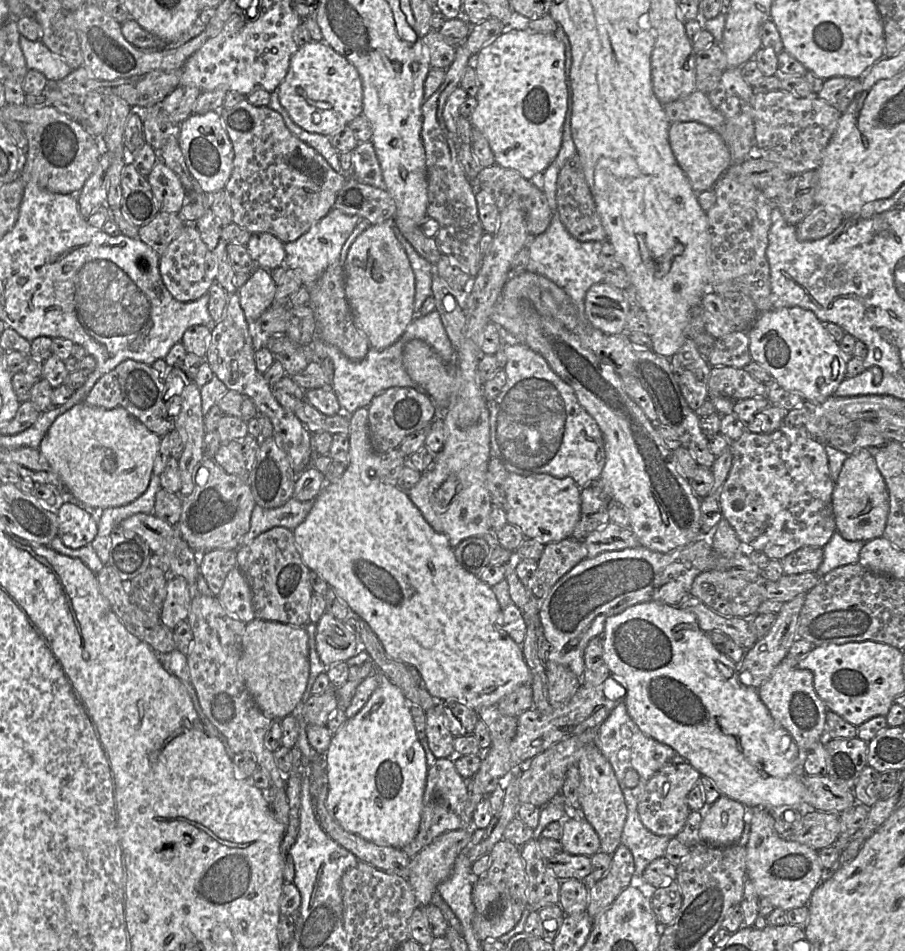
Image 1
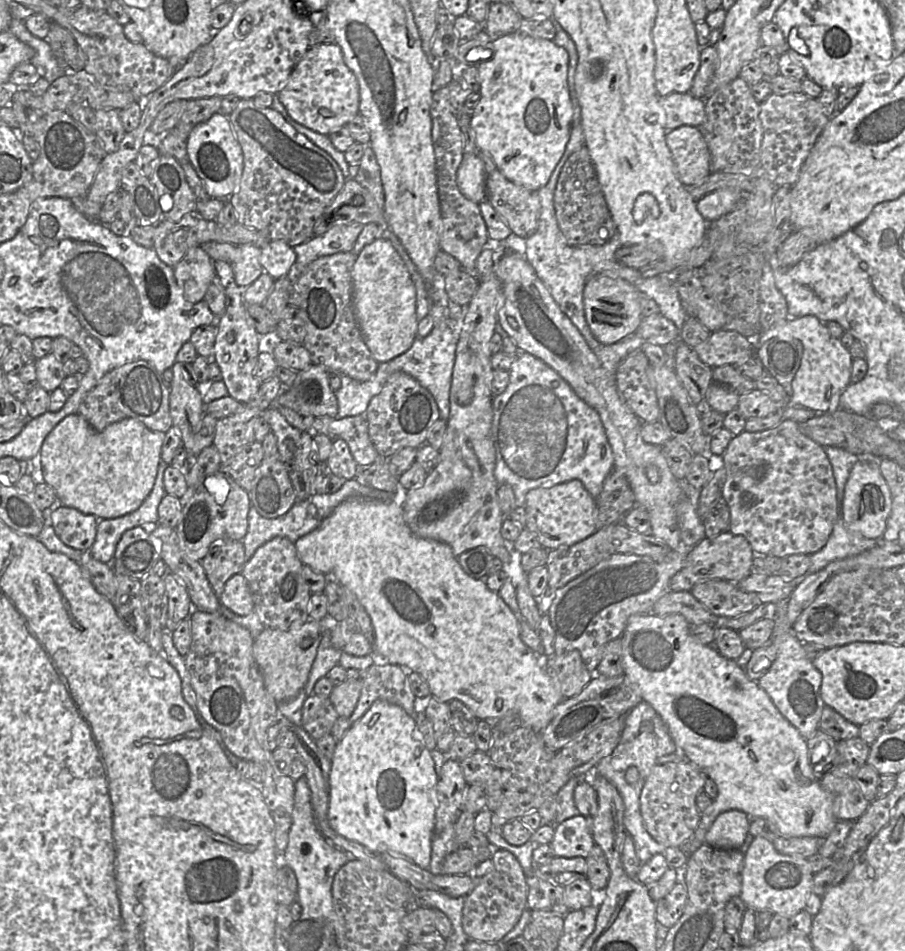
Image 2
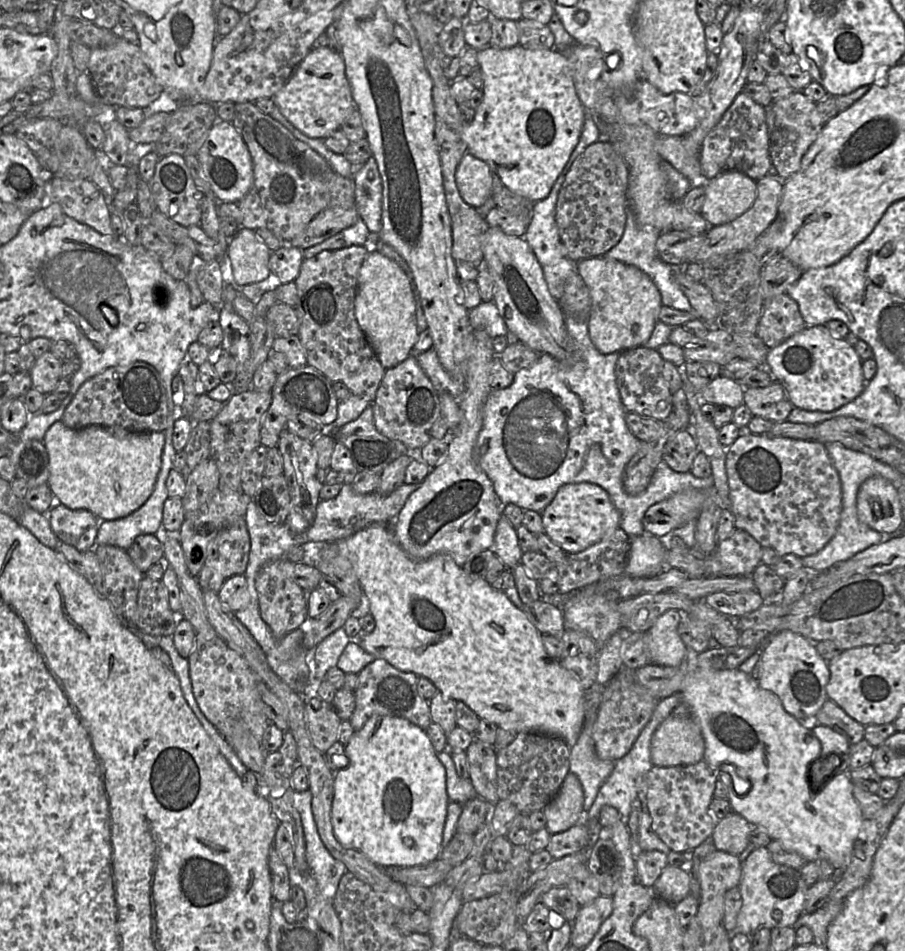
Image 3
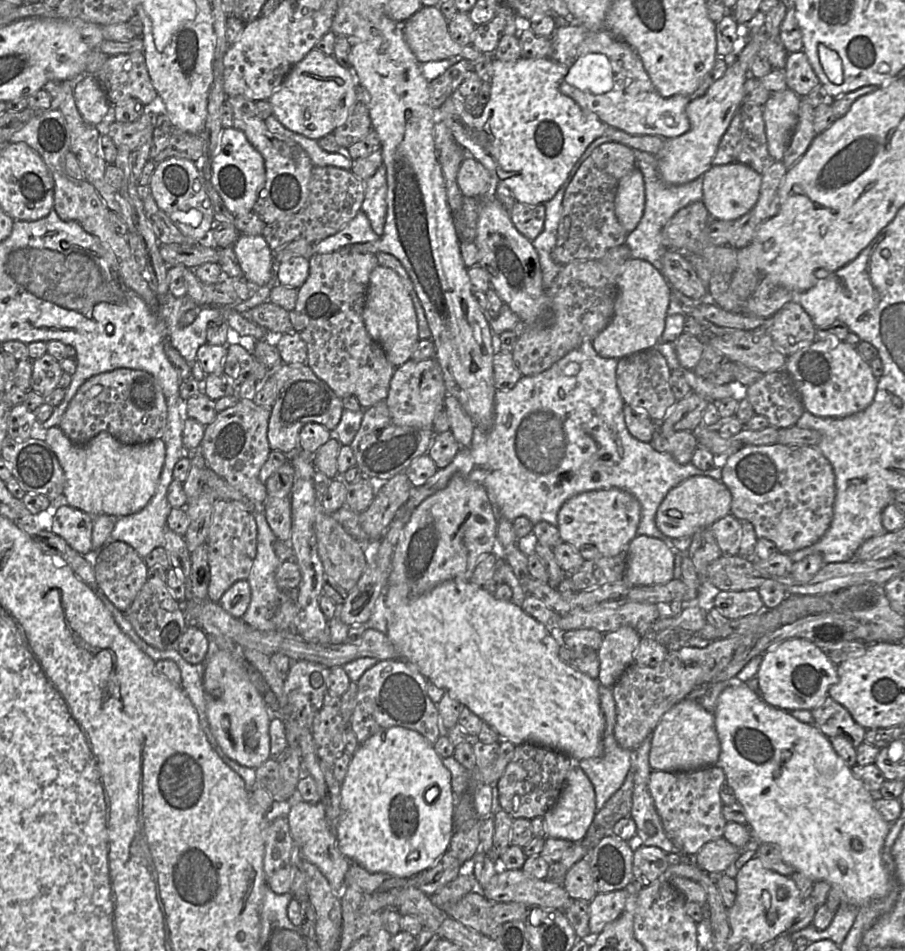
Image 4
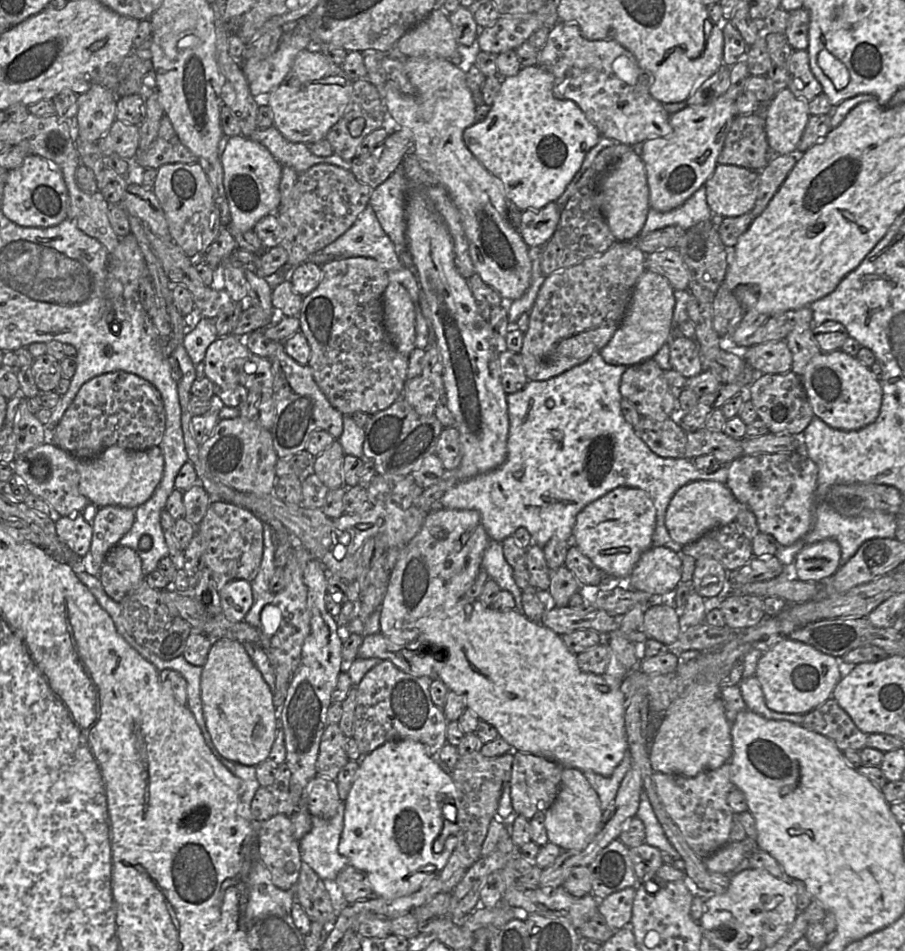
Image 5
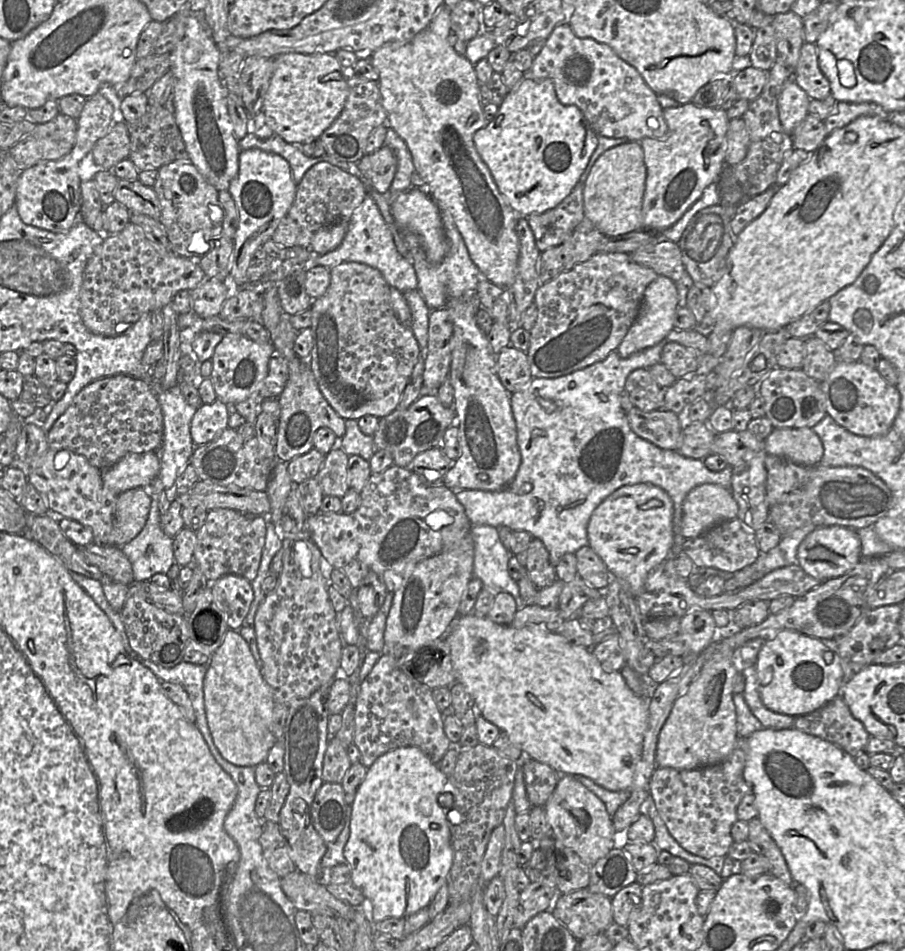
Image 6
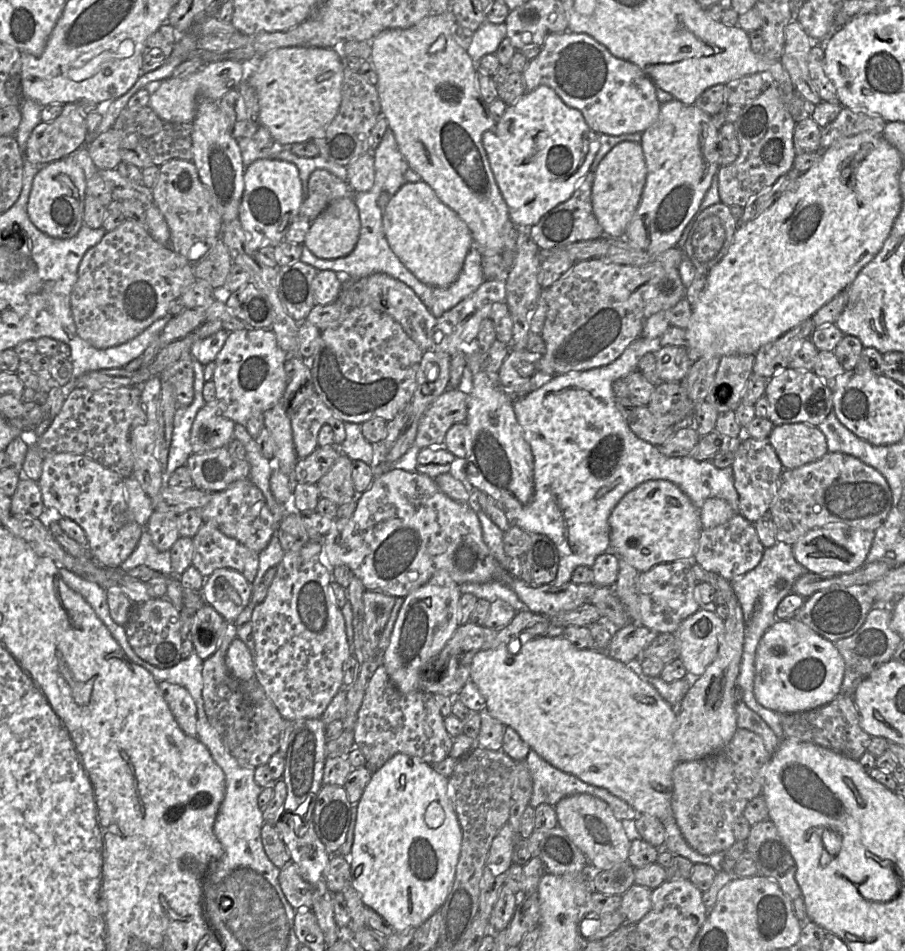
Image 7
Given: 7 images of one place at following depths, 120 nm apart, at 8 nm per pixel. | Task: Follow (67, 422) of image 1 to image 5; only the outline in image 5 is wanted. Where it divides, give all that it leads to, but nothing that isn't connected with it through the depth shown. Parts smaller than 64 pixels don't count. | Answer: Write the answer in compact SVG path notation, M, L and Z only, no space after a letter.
M110 446L98 456L77 459L80 476L79 491L97 508L109 505L137 508L154 493L164 472L164 457L159 446L146 450L128 450L120 446Z

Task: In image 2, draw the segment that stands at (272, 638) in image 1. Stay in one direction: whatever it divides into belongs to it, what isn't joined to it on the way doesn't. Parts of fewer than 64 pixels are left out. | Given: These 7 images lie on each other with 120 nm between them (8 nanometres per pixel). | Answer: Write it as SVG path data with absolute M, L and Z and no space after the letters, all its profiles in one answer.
M326 616L320 621L308 619L299 629L288 631L265 627L254 638L255 661L263 676L265 687L276 703L291 700L304 689L325 630L325 621Z

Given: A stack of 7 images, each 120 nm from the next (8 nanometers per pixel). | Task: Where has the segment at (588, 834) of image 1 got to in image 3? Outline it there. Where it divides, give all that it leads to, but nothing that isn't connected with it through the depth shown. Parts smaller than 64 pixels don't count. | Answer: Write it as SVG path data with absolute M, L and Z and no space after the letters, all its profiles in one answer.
M578 823L566 831L552 834L545 848L553 859L574 854L587 849L589 835L584 823Z

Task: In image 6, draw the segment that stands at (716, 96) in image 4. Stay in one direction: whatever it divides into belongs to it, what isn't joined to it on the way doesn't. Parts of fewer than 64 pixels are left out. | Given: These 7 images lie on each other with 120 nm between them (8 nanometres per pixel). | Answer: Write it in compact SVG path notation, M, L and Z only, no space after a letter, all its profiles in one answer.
M689 102L663 109L663 116L667 124L665 137L640 140L646 167L643 228L650 231L662 231L679 220L725 168L730 121L725 110L697 107Z

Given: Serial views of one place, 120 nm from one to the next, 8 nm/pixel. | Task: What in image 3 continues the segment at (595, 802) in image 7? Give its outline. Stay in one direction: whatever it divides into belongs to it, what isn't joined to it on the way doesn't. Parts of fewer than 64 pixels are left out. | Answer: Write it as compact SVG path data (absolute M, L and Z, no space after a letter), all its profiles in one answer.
M572 772L566 775L558 793L543 809L549 833L563 832L584 818L584 791L579 778Z

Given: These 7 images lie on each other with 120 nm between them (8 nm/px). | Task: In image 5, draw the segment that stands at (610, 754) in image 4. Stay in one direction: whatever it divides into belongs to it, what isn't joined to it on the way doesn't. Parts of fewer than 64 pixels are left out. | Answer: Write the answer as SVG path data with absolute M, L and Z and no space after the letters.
M628 748L622 761L608 777L597 774L591 770L581 770L598 794L603 811L614 801L621 782L631 768L632 757Z

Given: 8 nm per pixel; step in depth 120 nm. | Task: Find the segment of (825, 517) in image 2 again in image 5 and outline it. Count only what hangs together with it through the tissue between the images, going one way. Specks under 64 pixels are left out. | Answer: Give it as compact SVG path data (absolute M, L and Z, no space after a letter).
M804 452L741 456L728 465L726 486L737 501L756 516L760 532L771 535L780 546L794 544L811 528L818 467Z

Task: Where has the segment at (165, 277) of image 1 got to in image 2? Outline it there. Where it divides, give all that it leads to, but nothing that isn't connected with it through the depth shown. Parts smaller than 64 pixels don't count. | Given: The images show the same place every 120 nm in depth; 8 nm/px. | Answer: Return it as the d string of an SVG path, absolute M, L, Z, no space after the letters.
M197 246L189 249L173 268L175 280L187 301L197 303L204 299L216 275L213 261L202 246Z

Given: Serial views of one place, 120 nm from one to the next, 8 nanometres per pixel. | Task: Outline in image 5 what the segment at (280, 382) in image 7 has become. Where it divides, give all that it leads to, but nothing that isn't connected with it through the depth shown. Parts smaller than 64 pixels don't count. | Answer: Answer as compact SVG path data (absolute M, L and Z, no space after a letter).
M232 333L219 337L206 350L205 375L215 386L234 388L239 384L237 367L242 366L250 354L253 353L240 336Z

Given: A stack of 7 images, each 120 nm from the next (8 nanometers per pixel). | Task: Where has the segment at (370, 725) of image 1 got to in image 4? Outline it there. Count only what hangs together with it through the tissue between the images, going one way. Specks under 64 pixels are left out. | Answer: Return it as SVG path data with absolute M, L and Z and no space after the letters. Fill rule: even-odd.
M391 727L385 729L360 744L356 752L351 756L351 761L345 779L341 783L341 814L336 826L336 838L339 851L351 861L362 866L370 873L387 873L401 878L410 878L428 870L435 865L446 851L449 850L453 836L453 814L455 809L455 797L451 786L451 773L443 766L433 745L420 733L404 727ZM430 787L437 787L439 794L435 801L428 803L425 800L425 793Z

